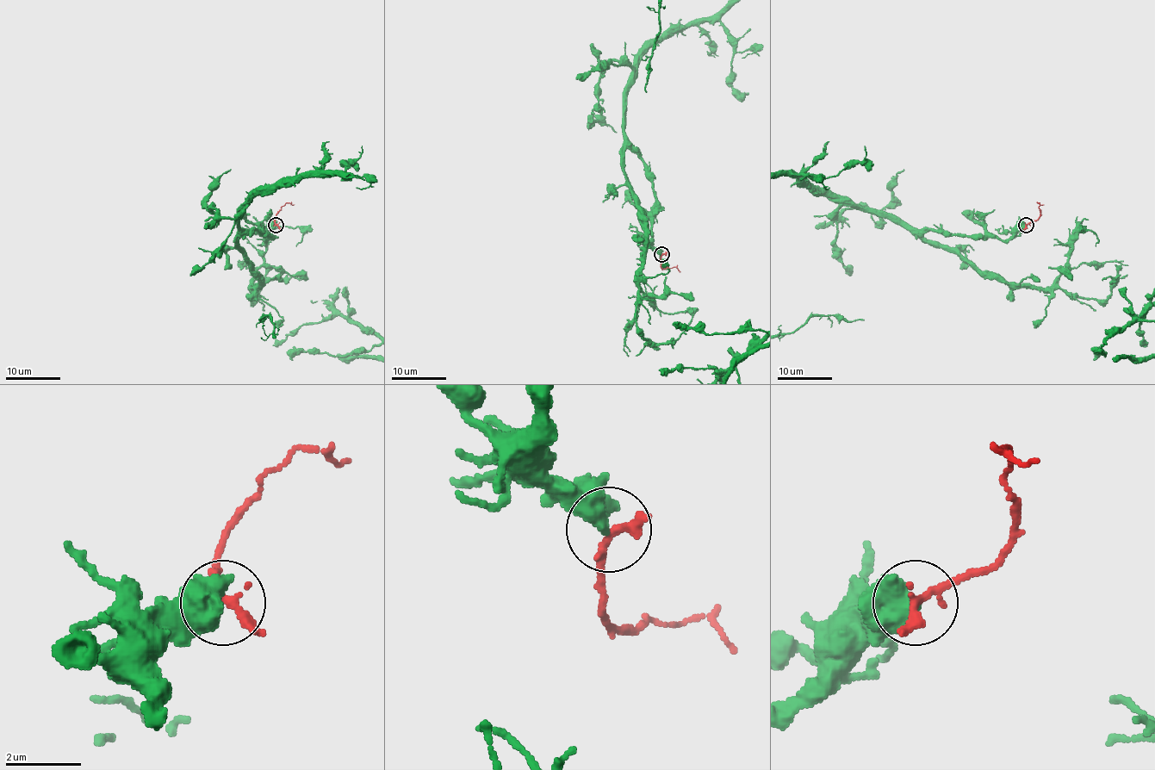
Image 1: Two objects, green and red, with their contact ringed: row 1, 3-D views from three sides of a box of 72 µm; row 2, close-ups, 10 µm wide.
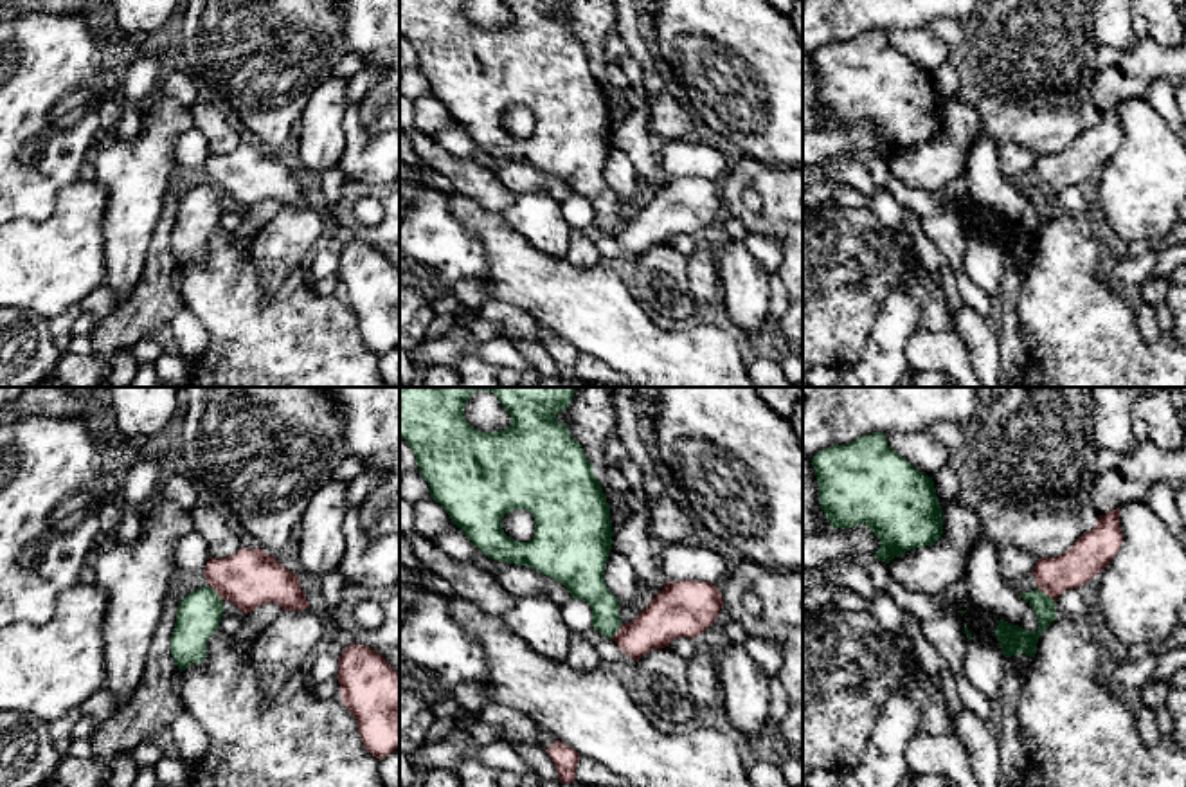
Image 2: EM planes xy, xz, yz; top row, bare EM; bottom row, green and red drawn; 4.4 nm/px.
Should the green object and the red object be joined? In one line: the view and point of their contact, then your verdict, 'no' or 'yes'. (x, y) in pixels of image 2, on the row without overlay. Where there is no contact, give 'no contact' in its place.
contact xy (216, 189); no

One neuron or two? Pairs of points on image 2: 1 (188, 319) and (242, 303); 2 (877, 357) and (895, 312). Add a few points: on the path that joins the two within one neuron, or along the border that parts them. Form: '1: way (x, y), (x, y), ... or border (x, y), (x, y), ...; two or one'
1: border (184, 305), (207, 332), (207, 348), (197, 361); two
2: way (886, 348), (895, 323); one

